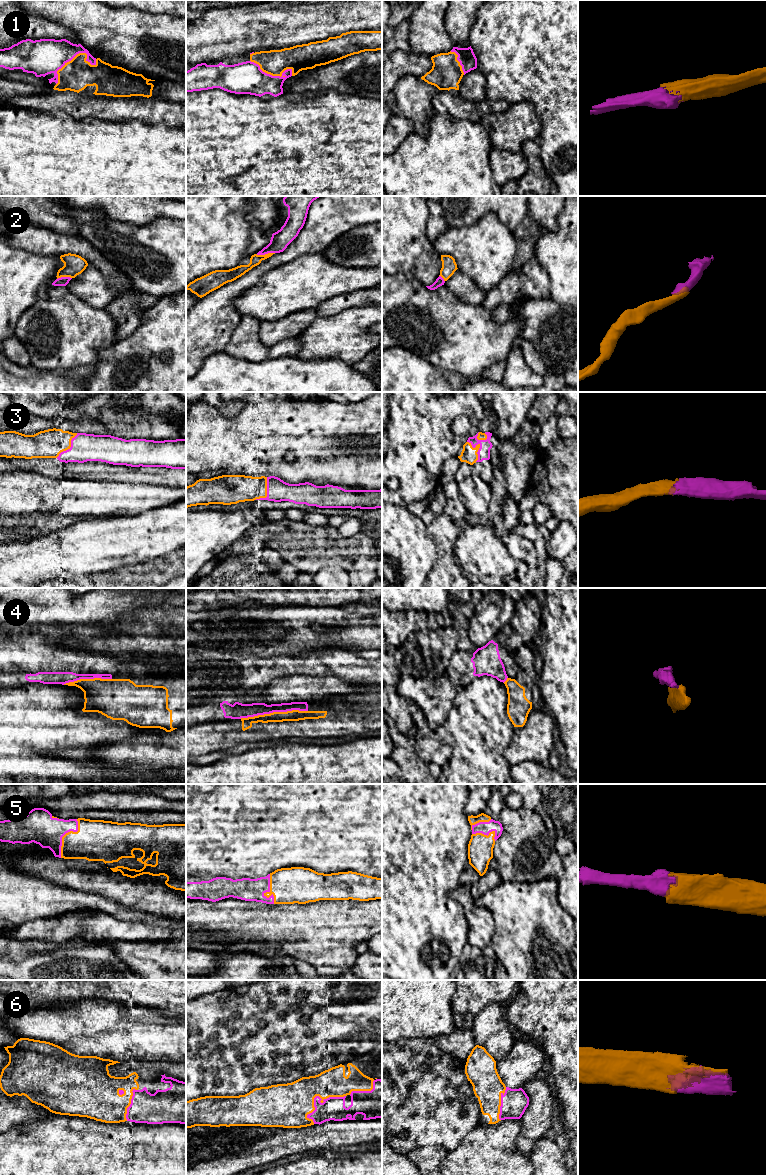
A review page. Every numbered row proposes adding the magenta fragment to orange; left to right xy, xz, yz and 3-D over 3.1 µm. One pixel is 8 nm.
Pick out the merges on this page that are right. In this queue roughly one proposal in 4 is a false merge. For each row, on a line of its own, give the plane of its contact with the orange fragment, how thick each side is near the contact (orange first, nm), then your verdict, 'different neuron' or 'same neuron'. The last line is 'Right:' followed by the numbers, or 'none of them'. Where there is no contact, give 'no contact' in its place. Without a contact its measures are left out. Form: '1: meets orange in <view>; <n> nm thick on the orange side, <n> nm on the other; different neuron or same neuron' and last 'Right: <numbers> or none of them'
1: meets orange in xy; 240 nm thick on the orange side, 280 nm on the other; same neuron
2: meets orange in xz; 90 nm thick on the orange side, 150 nm on the other; same neuron
3: meets orange in yz; 130 nm thick on the orange side, 100 nm on the other; same neuron
4: meets orange in xz; 100 nm thick on the orange side, 110 nm on the other; different neuron
5: meets orange in xy; 320 nm thick on the orange side, 260 nm on the other; same neuron
6: meets orange in xz; 340 nm thick on the orange side, 190 nm on the other; same neuron
Right: 1, 2, 3, 5, 6

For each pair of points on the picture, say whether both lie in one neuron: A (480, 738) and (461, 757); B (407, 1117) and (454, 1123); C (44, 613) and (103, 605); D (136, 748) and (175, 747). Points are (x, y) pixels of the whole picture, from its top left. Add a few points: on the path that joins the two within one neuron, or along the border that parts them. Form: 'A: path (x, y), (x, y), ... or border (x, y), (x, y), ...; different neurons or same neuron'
A: path (475, 743), (466, 752); same neuron
B: path (419, 1120), (442, 1120); same neuron
C: path (59, 609), (88, 609); same neuron
D: path (146, 748), (165, 748); same neuron

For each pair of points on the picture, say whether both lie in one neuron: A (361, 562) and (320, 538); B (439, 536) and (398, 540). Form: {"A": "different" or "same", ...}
{"A": "same", "B": "different"}

